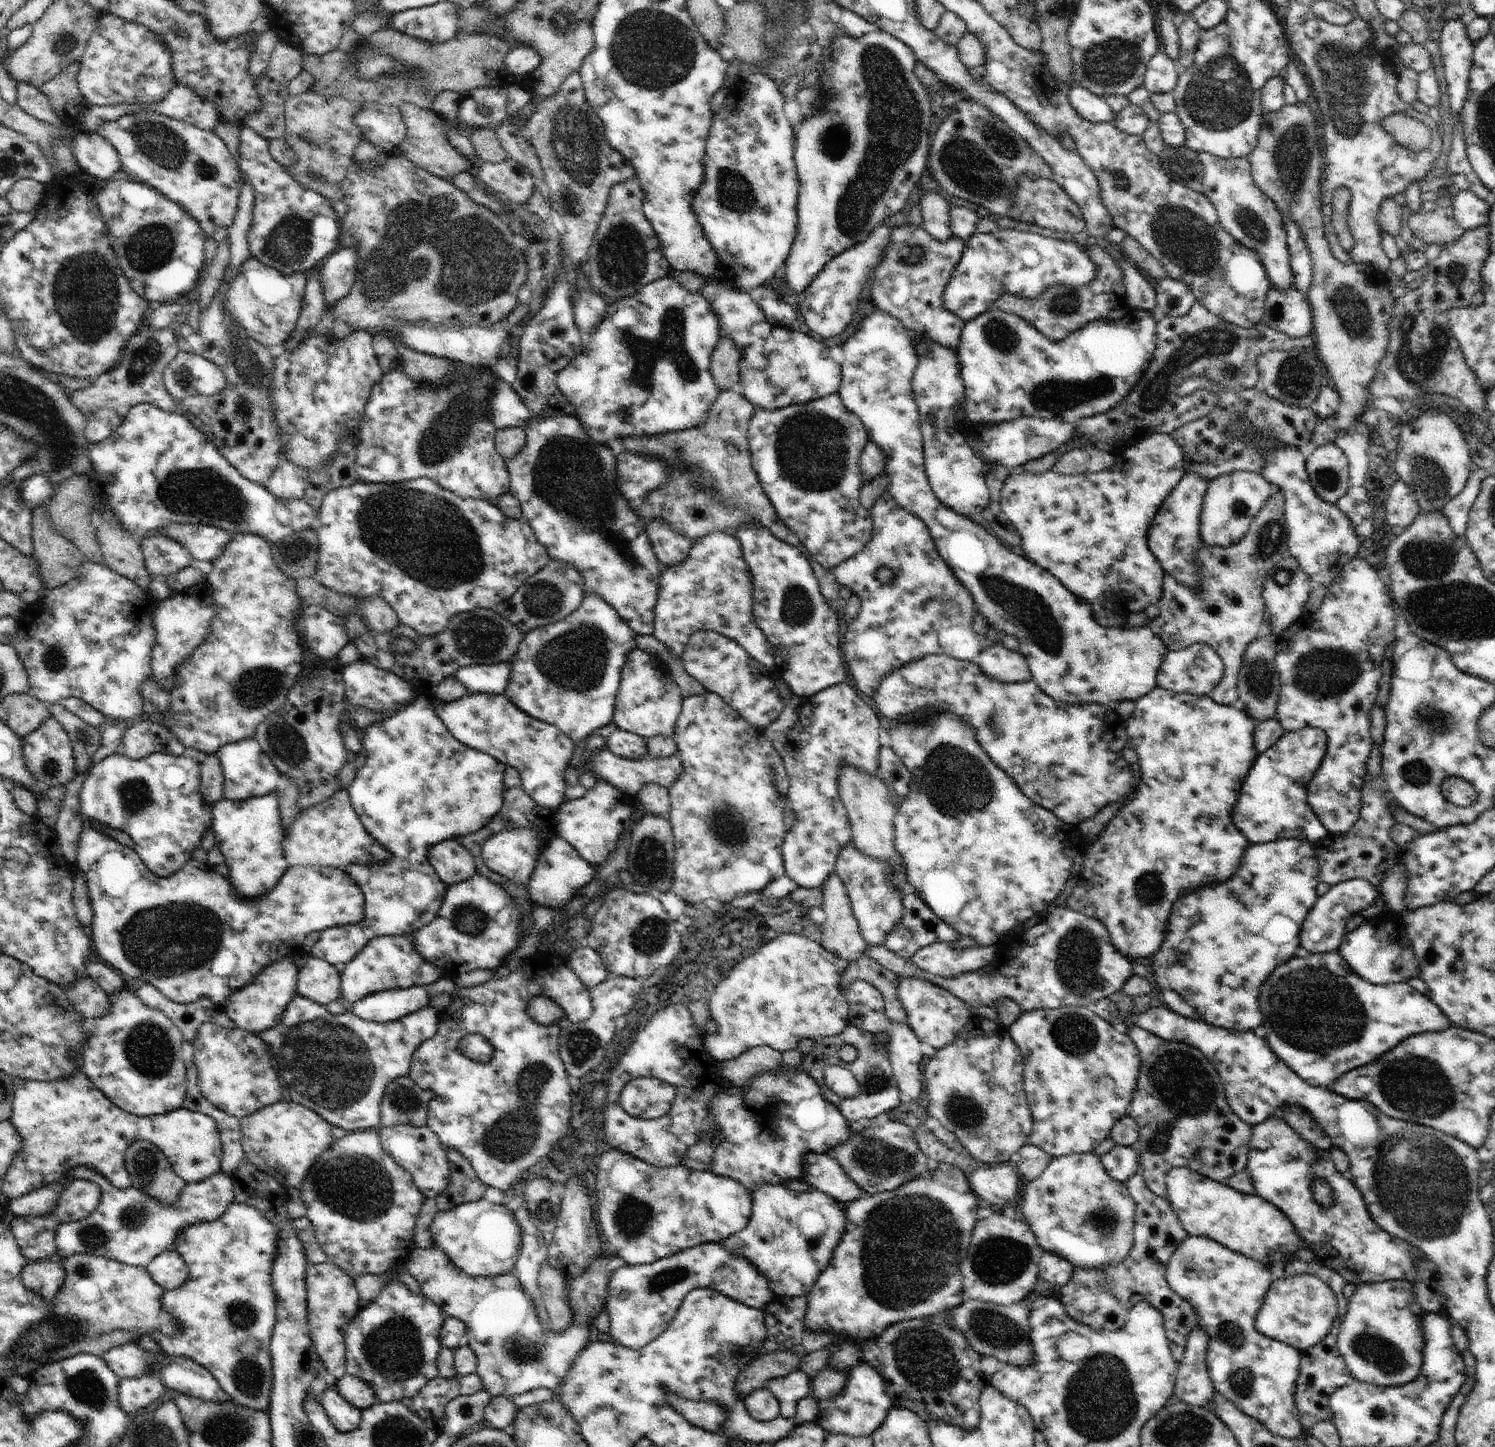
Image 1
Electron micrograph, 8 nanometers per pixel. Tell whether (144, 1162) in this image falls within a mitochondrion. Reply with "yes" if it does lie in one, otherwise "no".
yes

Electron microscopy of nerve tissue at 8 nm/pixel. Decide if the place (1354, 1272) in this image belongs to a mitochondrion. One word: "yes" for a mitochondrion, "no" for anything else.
no

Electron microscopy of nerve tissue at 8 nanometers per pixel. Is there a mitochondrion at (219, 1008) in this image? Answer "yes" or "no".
no

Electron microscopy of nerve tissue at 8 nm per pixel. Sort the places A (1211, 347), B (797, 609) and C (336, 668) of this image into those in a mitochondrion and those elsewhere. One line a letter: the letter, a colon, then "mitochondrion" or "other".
A: mitochondrion
B: mitochondrion
C: other

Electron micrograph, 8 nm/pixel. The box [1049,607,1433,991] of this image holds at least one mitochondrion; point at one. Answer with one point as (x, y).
(1323, 673)

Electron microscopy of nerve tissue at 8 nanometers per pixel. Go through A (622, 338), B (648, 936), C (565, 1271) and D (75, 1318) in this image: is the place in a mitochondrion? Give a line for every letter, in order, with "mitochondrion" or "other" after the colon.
A: mitochondrion
B: mitochondrion
C: other
D: other

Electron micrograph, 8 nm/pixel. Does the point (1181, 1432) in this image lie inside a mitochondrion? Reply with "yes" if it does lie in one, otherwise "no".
yes

